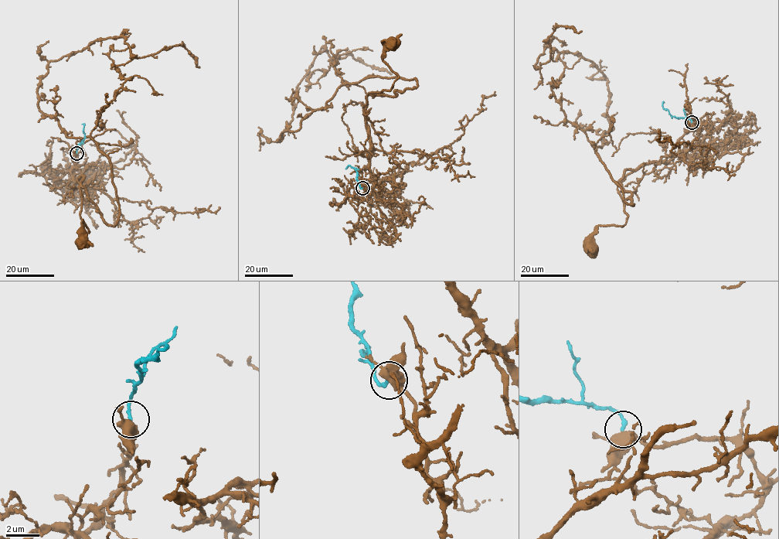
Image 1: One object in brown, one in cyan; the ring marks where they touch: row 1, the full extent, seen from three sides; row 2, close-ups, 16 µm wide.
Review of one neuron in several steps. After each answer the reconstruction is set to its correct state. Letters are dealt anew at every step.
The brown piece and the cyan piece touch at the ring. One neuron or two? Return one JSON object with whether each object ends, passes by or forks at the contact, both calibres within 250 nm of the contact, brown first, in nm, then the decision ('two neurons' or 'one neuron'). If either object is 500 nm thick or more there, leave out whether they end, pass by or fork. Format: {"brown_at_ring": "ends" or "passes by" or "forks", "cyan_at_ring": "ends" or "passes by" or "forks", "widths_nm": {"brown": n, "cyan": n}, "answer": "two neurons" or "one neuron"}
{"brown_at_ring": "forks", "cyan_at_ring": "ends", "widths_nm": {"brown": 420, "cyan": 200}, "answer": "one neuron"}

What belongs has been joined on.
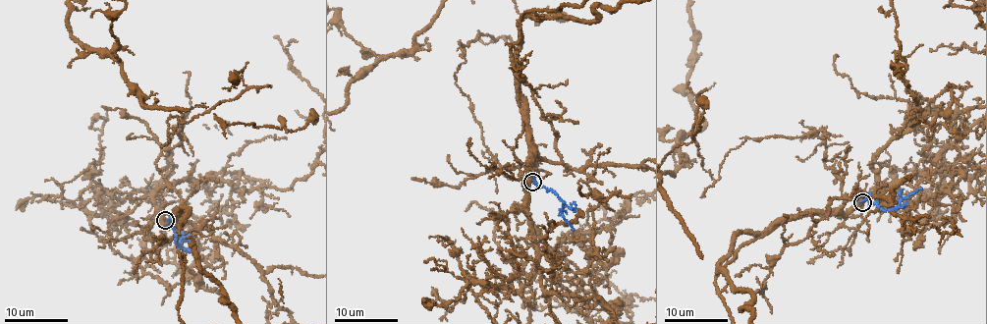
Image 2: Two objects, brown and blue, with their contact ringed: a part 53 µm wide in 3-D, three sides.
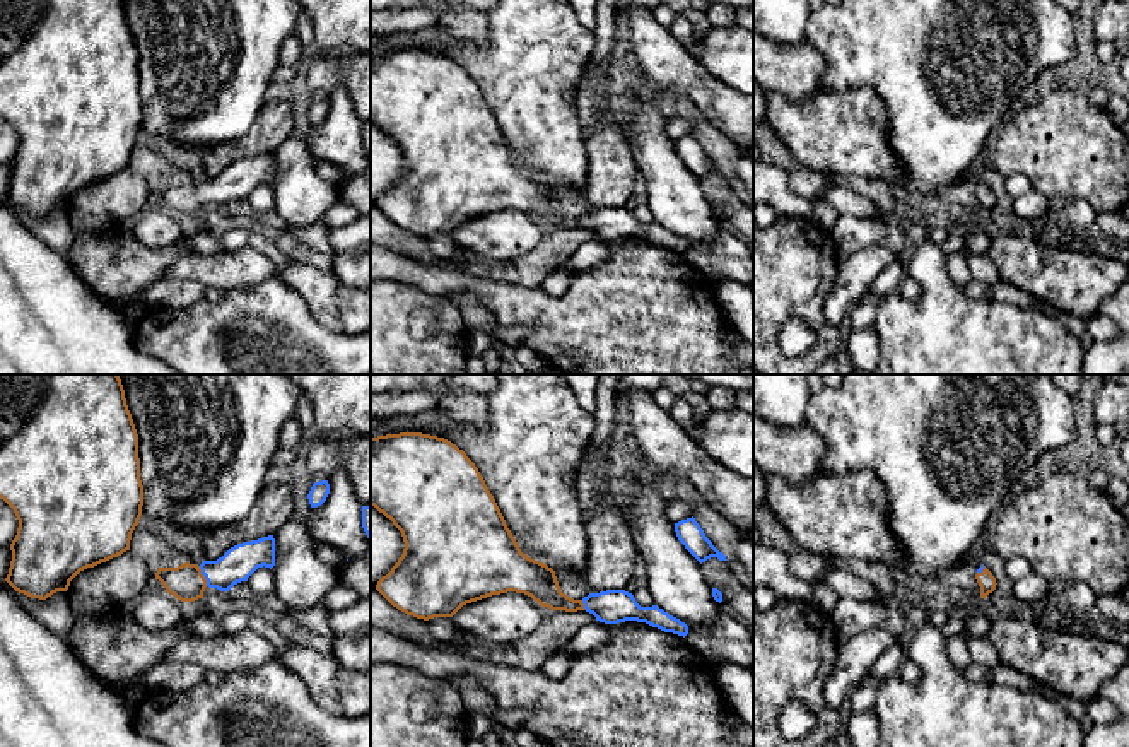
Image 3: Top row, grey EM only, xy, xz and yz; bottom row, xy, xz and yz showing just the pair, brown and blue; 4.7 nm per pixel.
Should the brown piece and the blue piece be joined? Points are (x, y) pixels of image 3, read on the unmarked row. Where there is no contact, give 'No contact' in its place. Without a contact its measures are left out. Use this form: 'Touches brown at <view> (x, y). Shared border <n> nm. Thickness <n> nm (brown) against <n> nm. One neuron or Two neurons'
Touches brown at xy (204, 194). Shared border 100 nm. Thickness 170 nm (brown) against 160 nm. One neuron

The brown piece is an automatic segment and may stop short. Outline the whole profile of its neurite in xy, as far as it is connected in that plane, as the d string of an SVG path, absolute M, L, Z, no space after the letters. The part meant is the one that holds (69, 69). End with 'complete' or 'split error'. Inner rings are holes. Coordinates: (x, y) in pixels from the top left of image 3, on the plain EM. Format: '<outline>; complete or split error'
M0 0L0 116L19 137L17 152L10 161L12 178L5 198L19 210L46 217L56 209L67 209L70 198L84 186L94 185L130 168L130 157L143 123L140 97L138 51L126 22L121 0Z; complete

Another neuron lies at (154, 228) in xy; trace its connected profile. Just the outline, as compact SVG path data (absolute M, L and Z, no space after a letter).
M147 207L133 222L132 231L147 248L166 248L186 234L186 224L167 209Z

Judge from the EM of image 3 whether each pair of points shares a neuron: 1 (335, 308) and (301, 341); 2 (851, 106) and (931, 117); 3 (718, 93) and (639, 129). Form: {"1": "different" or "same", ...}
{"1": "different", "2": "different", "3": "different"}

